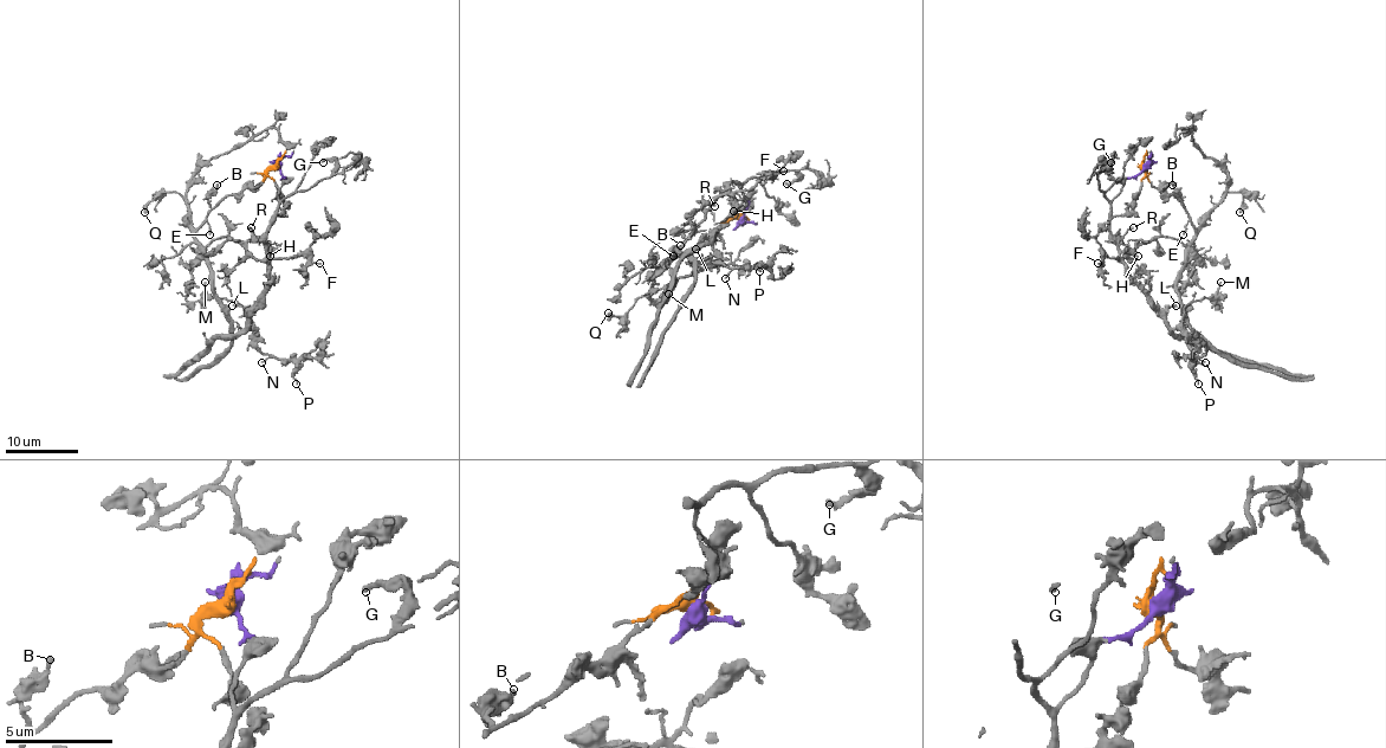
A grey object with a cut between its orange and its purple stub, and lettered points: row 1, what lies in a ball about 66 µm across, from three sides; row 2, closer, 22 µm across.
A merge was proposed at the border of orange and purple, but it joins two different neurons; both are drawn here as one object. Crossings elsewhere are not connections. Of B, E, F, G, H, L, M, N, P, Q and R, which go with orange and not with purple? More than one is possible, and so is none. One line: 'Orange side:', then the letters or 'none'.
Orange side: B, E, Q

